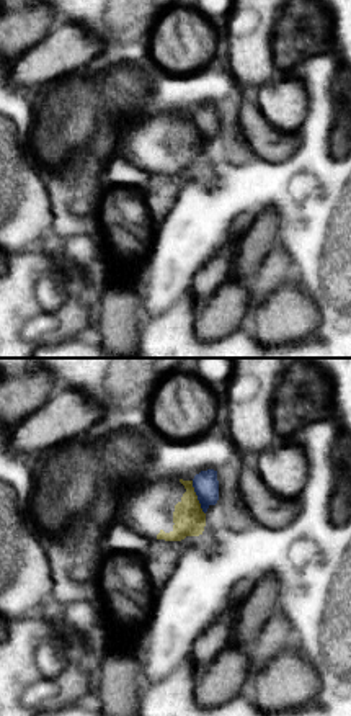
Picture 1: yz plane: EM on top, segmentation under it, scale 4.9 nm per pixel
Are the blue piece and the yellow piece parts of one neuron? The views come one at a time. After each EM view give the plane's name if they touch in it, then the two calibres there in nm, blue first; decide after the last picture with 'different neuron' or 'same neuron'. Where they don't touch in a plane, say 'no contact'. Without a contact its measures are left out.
contact in yz; calibres 130 and 160 nm

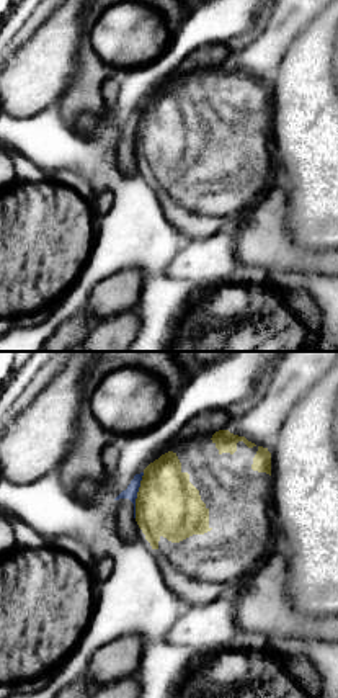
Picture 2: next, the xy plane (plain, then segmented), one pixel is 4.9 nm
contact in xy; calibres 60 and 320 nm

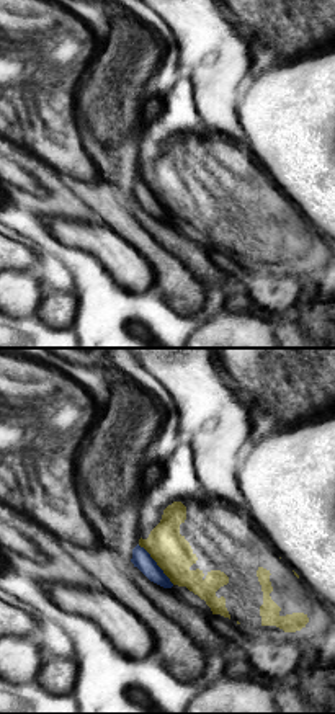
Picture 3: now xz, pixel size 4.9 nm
contact in xz; calibres 90 and 190 nm

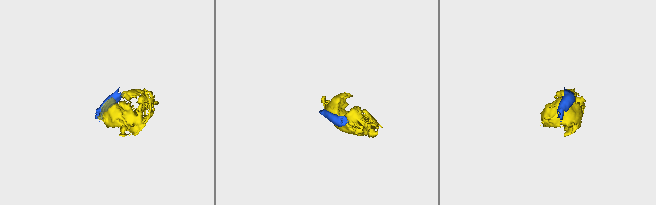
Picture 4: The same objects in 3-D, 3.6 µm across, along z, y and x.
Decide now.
different neuron

